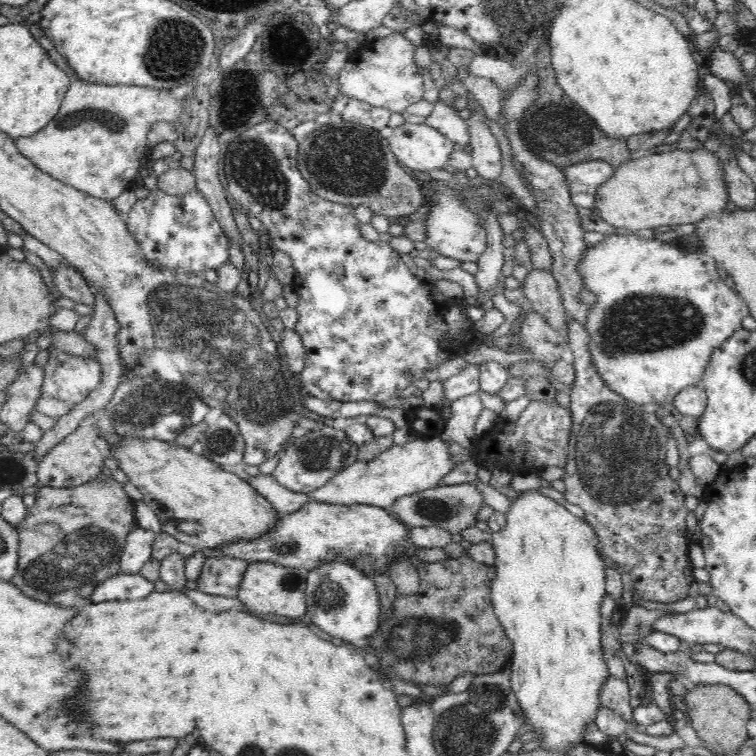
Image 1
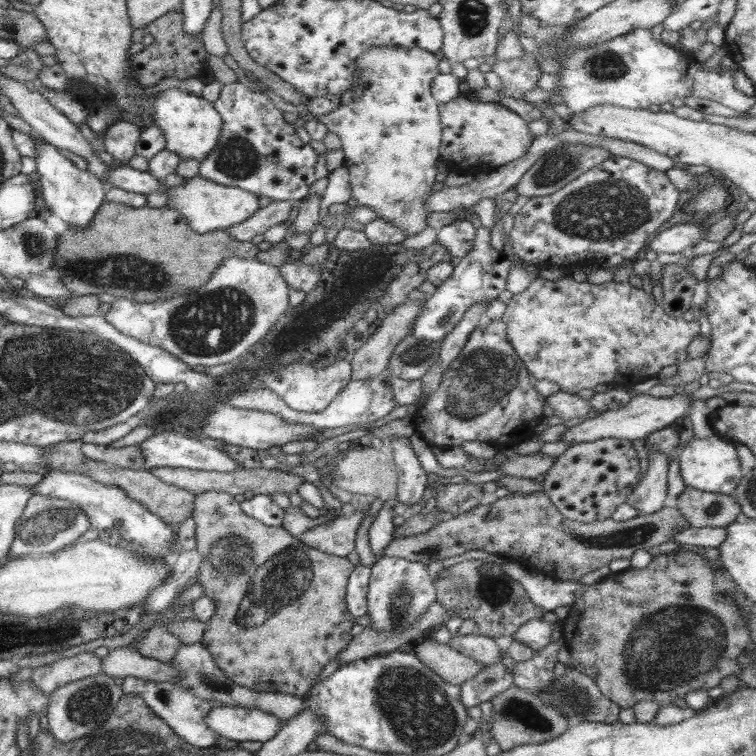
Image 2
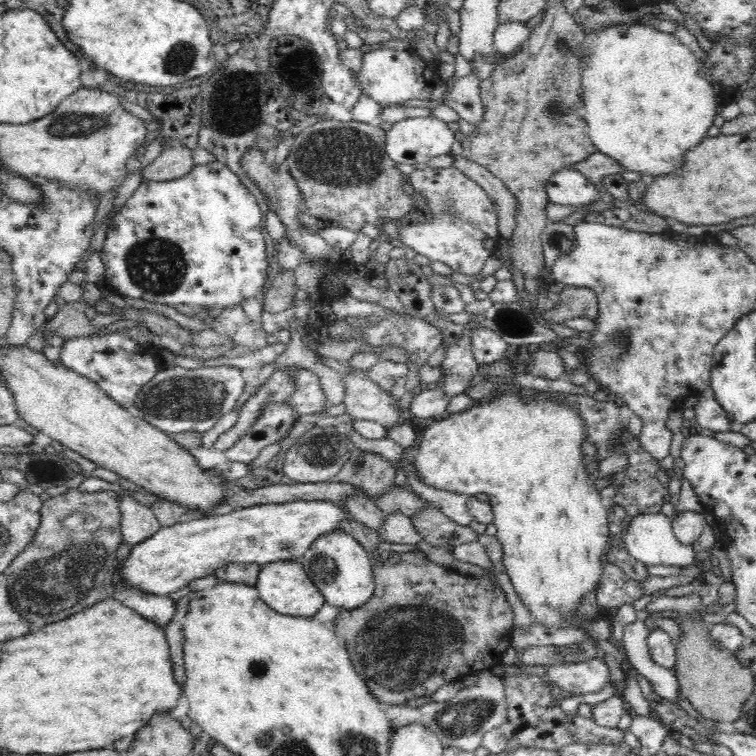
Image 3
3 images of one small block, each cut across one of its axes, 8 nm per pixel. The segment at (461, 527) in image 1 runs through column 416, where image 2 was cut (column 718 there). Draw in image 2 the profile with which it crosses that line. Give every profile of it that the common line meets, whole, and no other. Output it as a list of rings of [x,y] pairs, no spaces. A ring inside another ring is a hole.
[[[690,486],[679,494],[676,508],[692,527],[723,528],[742,514],[734,495],[706,492]]]

